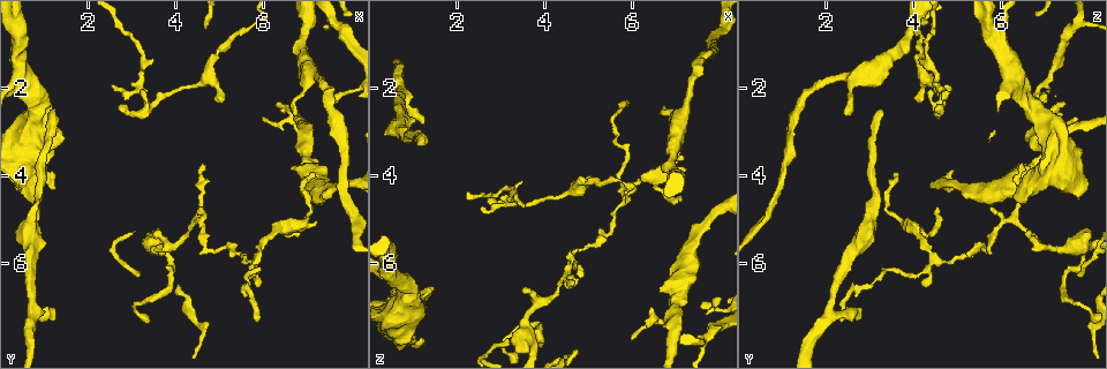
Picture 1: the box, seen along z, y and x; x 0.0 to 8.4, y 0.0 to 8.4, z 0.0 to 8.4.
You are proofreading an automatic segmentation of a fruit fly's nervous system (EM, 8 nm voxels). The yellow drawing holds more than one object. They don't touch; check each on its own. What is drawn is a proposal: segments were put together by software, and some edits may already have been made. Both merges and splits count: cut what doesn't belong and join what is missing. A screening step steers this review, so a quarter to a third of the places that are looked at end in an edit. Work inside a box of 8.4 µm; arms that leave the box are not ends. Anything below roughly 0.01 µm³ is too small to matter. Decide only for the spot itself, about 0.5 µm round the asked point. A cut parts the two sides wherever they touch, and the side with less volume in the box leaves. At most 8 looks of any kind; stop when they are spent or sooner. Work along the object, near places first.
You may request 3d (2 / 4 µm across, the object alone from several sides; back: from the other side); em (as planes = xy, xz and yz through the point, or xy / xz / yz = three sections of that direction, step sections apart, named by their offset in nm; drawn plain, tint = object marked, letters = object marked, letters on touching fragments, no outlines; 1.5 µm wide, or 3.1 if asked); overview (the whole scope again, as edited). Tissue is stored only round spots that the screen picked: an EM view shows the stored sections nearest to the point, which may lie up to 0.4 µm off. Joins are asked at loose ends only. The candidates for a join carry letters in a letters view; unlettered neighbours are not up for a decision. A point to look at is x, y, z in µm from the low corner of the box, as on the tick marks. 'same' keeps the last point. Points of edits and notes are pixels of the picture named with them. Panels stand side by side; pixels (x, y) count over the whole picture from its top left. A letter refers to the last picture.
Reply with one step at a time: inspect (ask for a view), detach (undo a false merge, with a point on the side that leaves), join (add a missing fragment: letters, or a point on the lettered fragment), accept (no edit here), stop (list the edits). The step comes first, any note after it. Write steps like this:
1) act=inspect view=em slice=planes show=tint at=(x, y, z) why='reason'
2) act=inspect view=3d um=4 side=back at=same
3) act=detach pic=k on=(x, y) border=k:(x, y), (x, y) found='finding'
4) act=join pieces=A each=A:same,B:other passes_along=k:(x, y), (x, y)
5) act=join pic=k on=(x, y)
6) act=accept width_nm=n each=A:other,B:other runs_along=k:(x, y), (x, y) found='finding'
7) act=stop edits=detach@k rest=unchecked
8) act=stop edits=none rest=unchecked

act=inspect view=em slice=xy step=4 show=tint at=(7.10, 4.75, 4.55) why='thin end'

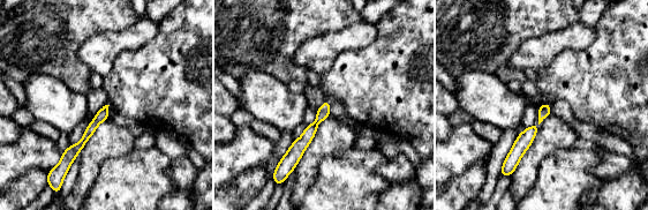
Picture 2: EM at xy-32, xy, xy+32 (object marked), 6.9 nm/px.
act=inspect view=em slice=planes show=letters at=same why='another direction'

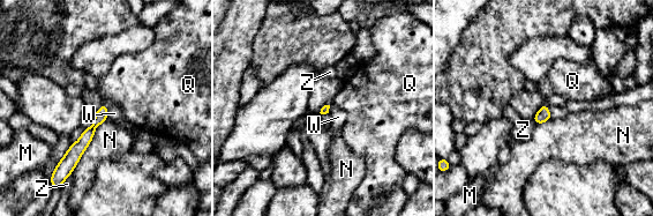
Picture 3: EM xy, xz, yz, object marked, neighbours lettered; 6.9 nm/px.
act=accept each=M:other,N:other,Q:other,W:other,Z:other runs_along=3:(104, 109), (66, 169) found='none of them fits'

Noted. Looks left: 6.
act=inspect view=3d um=2 side=back at=(0.70, 4.90, 3.00) why='sudden change in width'

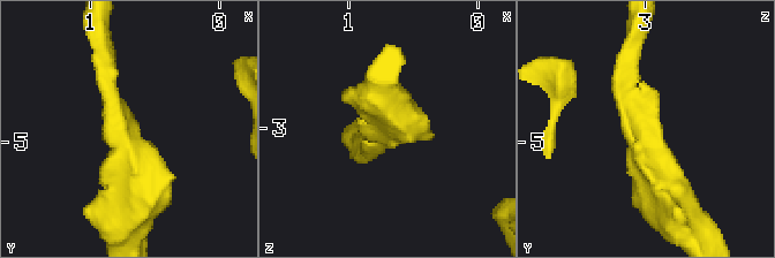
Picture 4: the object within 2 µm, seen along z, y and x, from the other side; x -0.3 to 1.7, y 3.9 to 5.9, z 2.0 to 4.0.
act=inspect view=em slice=planes show=tint at=(0.74, 4.92, 3.04) why='need the tissue'

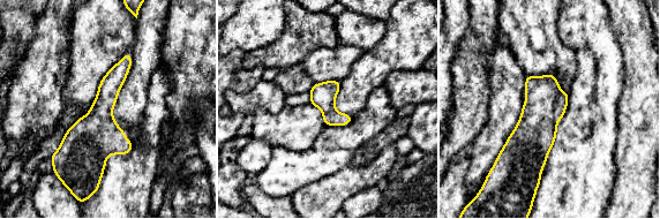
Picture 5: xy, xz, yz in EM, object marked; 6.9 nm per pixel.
act=inspect view=em slice=planes show=letters at=same why='what lies round it'

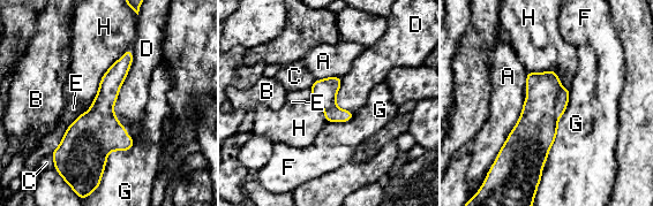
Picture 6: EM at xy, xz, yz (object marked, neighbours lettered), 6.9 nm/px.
act=accept each=A:other,B:other,C:other,D:other,E:other,F:other,G:other,H:other border=6:(132, 50), (115, 115) found='one neuron here'

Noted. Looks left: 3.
act=inspect view=em slice=yz step=4 show=tint at=(6.70, 2.55, 2.45) why='an open end'

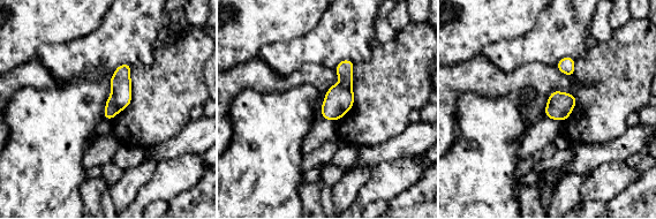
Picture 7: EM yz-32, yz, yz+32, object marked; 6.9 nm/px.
act=inspect view=em slice=planes show=letters at=same why='another direction'

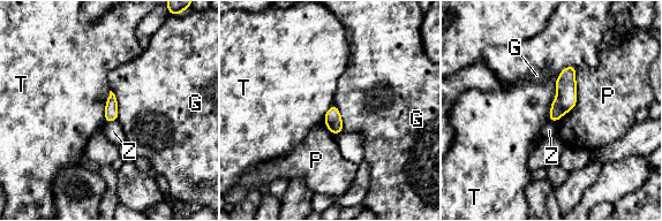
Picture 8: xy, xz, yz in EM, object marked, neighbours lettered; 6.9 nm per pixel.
act=accept each=G:other,P:other,T:other,Z:other runs_along=8:(572, 69), (566, 99), (553, 119) found='no lettered fragment goes on from it'

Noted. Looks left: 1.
act=stop edits=none rest=unchecked

